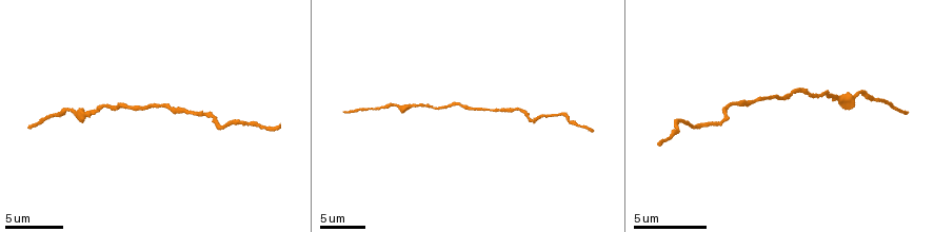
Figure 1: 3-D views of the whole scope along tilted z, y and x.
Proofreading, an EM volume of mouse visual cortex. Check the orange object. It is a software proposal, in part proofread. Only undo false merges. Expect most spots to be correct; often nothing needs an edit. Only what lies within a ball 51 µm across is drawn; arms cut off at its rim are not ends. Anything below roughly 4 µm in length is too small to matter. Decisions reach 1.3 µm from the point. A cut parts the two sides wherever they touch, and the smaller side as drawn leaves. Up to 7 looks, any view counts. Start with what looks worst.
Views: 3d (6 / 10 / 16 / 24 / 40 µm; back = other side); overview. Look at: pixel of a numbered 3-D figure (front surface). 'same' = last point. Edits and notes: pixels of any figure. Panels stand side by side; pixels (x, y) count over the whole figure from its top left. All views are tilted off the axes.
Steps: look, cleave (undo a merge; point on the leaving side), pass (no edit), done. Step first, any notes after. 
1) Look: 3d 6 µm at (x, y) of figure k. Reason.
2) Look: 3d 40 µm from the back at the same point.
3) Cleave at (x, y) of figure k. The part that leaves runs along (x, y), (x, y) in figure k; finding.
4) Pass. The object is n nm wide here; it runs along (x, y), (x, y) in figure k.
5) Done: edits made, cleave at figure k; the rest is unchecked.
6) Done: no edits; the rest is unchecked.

Look: 3d 6 µm at (855, 93) of figure 1. Sudden change in width.

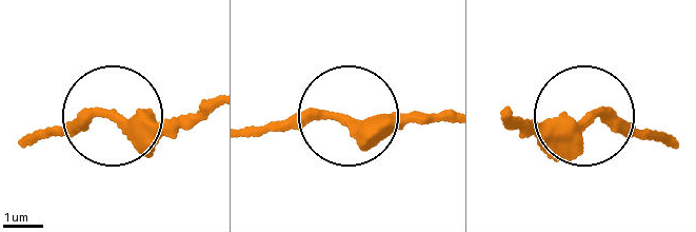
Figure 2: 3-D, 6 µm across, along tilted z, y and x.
Pass. It runs along (445, 114), (313, 114), (247, 130) in figure 2; all the same neuron.

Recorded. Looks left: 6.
Look: 3d 16 µm at (224, 129) of figure 1. Narrows sharply.

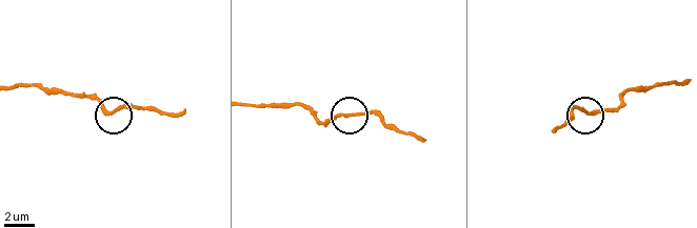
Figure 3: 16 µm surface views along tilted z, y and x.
Look: 3d 16 µm from the back at (348, 117) of figure 3.

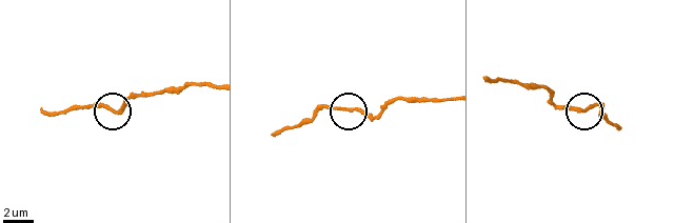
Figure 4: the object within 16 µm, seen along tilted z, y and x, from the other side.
Pass. It runs along (448, 100), (397, 99), (371, 118), (358, 112), (315, 110) in figure 4; all the same neuron.

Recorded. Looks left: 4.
Look: 3d 6 µm at (782, 99) of figure 1.

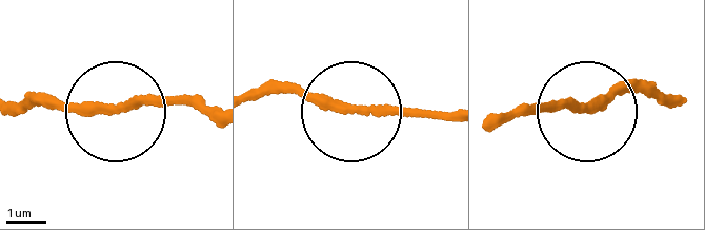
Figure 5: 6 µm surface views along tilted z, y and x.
Pass. The side arm is 17 µm long; it runs along (126, 108), (118, 111), (201, 99) in figure 5; one neuron here.

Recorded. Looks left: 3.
Done: no edits; the rest is unchecked.

